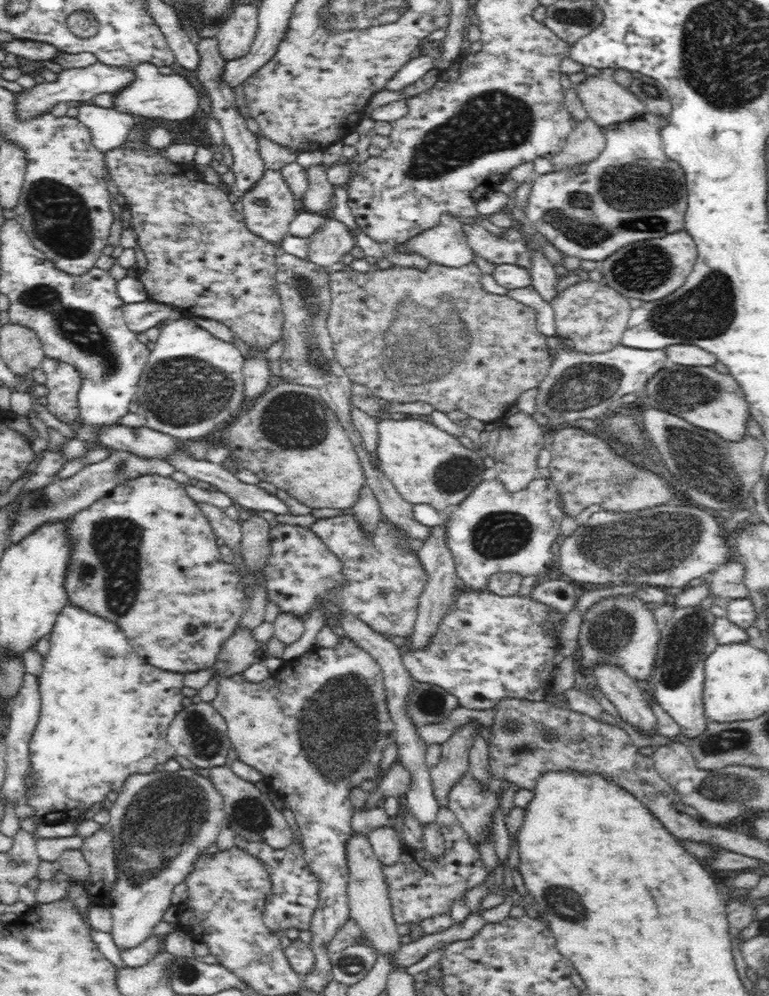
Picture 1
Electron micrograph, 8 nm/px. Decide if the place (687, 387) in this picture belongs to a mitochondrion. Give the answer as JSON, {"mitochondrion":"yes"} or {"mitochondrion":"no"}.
{"mitochondrion":"yes"}

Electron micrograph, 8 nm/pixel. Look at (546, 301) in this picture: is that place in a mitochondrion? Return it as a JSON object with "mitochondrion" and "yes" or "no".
{"mitochondrion":"no"}

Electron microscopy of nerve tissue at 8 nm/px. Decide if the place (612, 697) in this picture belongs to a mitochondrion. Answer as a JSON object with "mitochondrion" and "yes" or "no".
{"mitochondrion":"no"}

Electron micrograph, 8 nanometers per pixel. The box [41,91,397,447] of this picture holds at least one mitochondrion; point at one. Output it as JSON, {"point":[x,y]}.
{"point":[183,391]}

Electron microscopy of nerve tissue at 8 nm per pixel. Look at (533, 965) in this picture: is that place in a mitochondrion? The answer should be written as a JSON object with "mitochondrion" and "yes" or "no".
{"mitochondrion":"no"}

